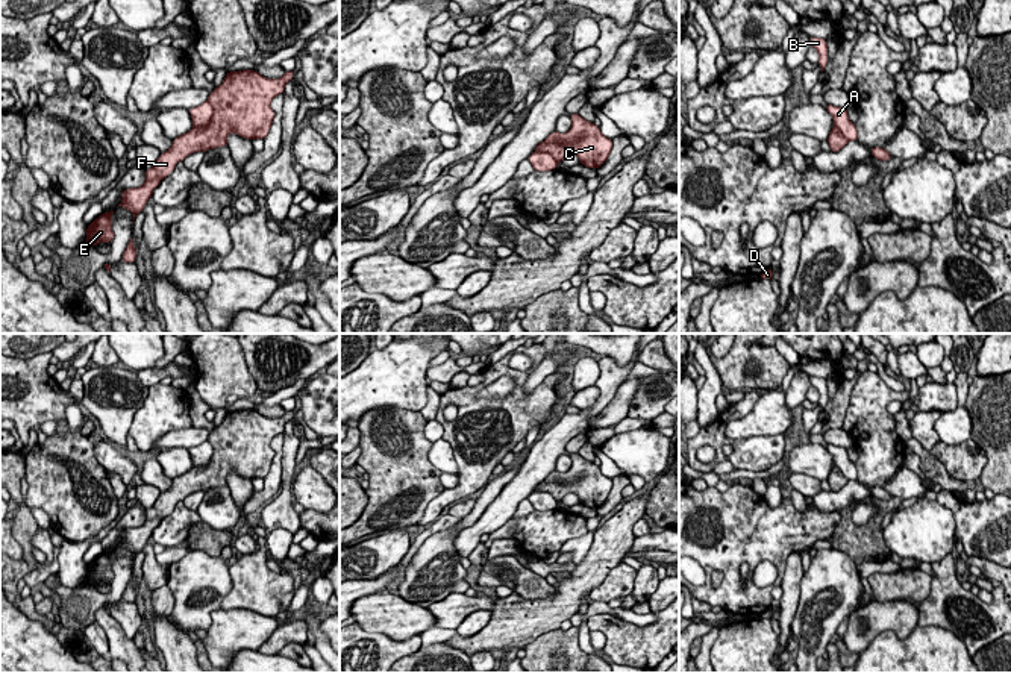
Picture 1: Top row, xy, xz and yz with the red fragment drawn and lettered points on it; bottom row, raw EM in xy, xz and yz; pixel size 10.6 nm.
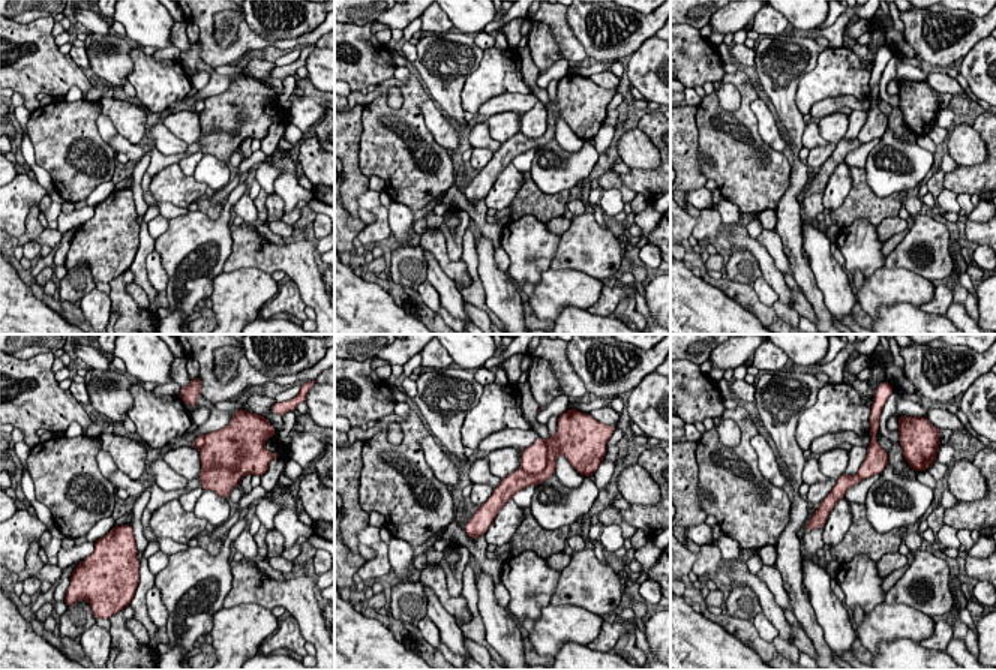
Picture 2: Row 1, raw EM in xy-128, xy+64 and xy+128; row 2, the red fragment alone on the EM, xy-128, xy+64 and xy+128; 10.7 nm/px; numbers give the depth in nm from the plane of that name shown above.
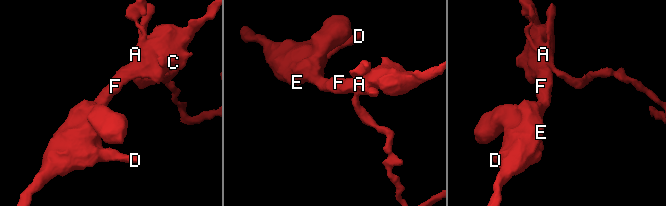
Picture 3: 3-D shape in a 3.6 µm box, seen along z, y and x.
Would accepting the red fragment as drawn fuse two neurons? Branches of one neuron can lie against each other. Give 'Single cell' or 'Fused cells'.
Fused cells

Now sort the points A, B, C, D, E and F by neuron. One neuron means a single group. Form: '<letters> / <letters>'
A B / C D E F

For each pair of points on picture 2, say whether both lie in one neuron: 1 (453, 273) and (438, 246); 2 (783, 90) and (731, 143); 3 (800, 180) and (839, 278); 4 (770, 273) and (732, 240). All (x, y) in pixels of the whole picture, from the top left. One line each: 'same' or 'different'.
1: same
2: different
3: different
4: same

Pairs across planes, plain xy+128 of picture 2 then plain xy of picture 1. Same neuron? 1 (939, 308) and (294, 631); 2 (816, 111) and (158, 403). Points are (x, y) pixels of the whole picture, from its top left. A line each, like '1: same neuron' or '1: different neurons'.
1: same neuron
2: different neurons

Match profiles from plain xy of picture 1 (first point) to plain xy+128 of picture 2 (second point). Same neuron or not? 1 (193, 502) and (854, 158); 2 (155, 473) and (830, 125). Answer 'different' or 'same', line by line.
1: same
2: different

